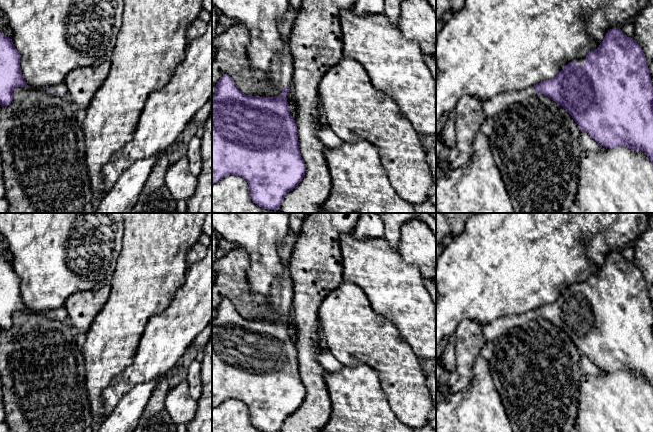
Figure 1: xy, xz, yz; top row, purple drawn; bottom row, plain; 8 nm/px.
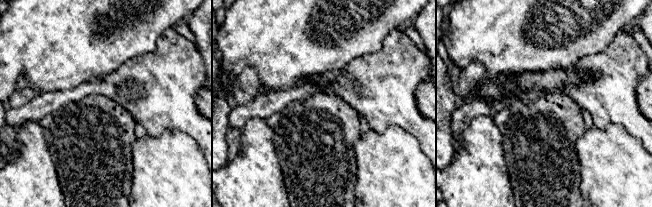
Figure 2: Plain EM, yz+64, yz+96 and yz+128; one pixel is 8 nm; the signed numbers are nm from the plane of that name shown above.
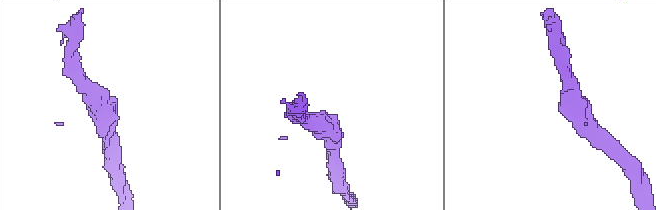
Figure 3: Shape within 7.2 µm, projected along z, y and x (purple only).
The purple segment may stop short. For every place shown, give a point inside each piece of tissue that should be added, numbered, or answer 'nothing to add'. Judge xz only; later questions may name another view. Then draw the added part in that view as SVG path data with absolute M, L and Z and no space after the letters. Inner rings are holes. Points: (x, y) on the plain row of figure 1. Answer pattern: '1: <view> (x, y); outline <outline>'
1: xz (281, 295); outline M289 260L283 261L283 264L284 271L274 279L270 293L270 301L281 315L286 310L291 312L293 299L293 282L289 272Z

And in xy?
1: xy (56, 314); outline M64 306L53 310L51 314L47 316L59 322L68 321L67 311Z

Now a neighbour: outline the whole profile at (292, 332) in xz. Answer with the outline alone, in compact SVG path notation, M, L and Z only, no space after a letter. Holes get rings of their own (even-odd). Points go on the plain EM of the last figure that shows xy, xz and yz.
M291 315L286 317L286 322L287 322L287 326L289 328L290 338L293 342L295 342L297 334L296 334L295 328L293 327L293 321L292 321Z

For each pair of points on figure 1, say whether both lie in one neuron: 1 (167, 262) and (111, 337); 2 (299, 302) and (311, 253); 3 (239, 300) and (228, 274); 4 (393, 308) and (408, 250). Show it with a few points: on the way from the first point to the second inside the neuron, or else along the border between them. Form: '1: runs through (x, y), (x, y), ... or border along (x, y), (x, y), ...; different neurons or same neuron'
1: runs through (148, 281), (138, 291), (123, 318); same neuron
2: runs through (300, 290), (300, 269), (304, 265); same neuron
3: runs through (239, 294), (230, 280); same neuron
4: border along (397, 250), (407, 262), (418, 268), (422, 276); different neurons

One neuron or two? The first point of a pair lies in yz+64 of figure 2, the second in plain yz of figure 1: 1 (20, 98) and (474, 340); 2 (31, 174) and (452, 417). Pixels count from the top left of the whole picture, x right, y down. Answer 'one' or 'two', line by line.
1: one
2: one

